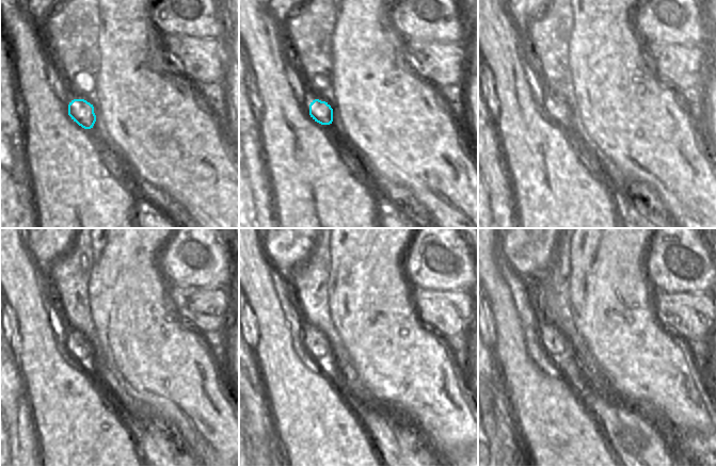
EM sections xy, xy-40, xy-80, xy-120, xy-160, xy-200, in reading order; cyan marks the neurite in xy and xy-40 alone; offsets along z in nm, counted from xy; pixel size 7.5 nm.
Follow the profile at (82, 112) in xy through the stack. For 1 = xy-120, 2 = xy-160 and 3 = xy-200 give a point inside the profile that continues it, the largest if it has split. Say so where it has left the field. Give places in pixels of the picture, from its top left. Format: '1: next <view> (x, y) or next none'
1: next xy-120 (76, 351)
2: next xy-160 (314, 341)
3: next xy-200 (552, 340)

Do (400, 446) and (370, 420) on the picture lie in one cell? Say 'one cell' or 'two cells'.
one cell

